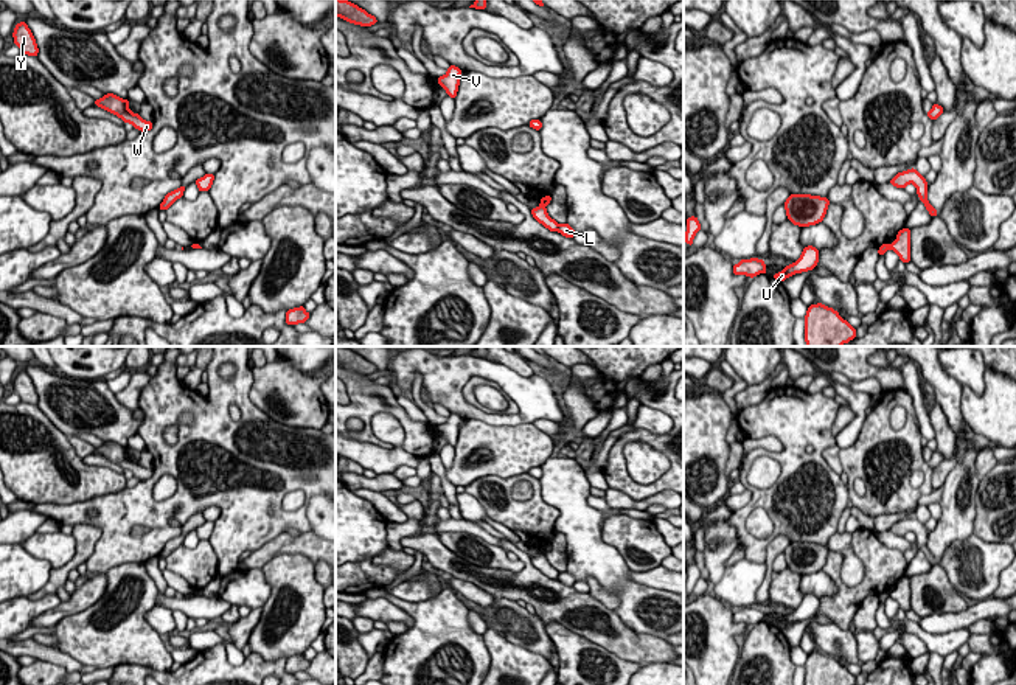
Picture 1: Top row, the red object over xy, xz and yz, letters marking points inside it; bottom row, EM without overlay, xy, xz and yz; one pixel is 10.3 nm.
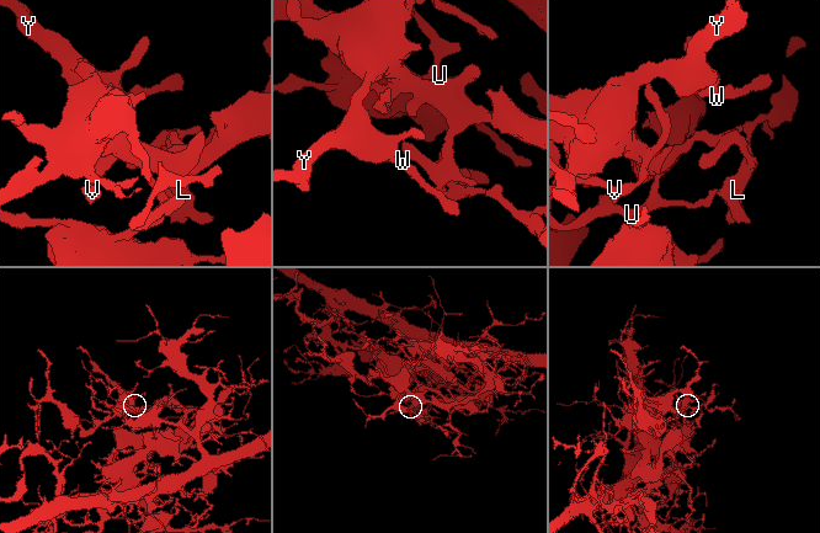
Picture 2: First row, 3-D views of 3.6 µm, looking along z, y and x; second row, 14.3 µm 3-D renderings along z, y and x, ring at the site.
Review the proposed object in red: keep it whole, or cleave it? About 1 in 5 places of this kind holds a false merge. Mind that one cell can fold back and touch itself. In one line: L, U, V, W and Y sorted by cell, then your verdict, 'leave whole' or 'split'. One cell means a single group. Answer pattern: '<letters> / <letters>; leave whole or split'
L V W Y / U; split

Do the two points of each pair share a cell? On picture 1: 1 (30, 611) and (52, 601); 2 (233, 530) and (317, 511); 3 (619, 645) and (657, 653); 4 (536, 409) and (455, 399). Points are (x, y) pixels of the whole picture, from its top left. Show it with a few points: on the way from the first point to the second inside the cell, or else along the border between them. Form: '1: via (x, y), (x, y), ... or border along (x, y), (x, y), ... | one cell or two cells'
1: via (34, 608), (47, 603) | one cell
2: border along (319, 493), (308, 502), (306, 519), (309, 530) | two cells
3: via (628, 645), (648, 650) | one cell
4: via (516, 420), (493, 420), (476, 413) | one cell

